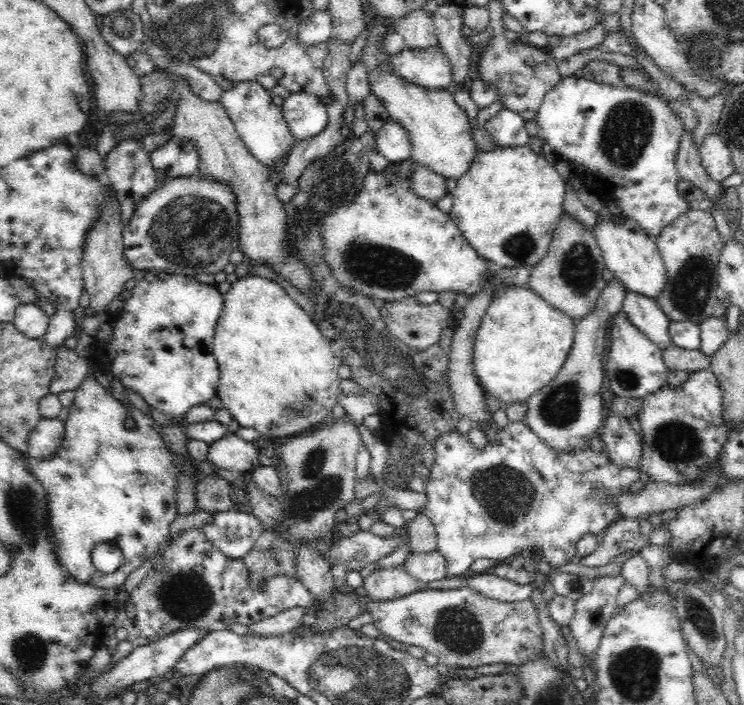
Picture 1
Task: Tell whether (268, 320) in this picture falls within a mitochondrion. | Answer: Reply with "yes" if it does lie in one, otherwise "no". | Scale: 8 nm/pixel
no

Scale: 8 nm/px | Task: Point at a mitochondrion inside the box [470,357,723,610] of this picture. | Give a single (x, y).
(678, 443)

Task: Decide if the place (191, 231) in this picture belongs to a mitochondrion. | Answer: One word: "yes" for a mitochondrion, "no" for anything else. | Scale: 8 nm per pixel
yes

